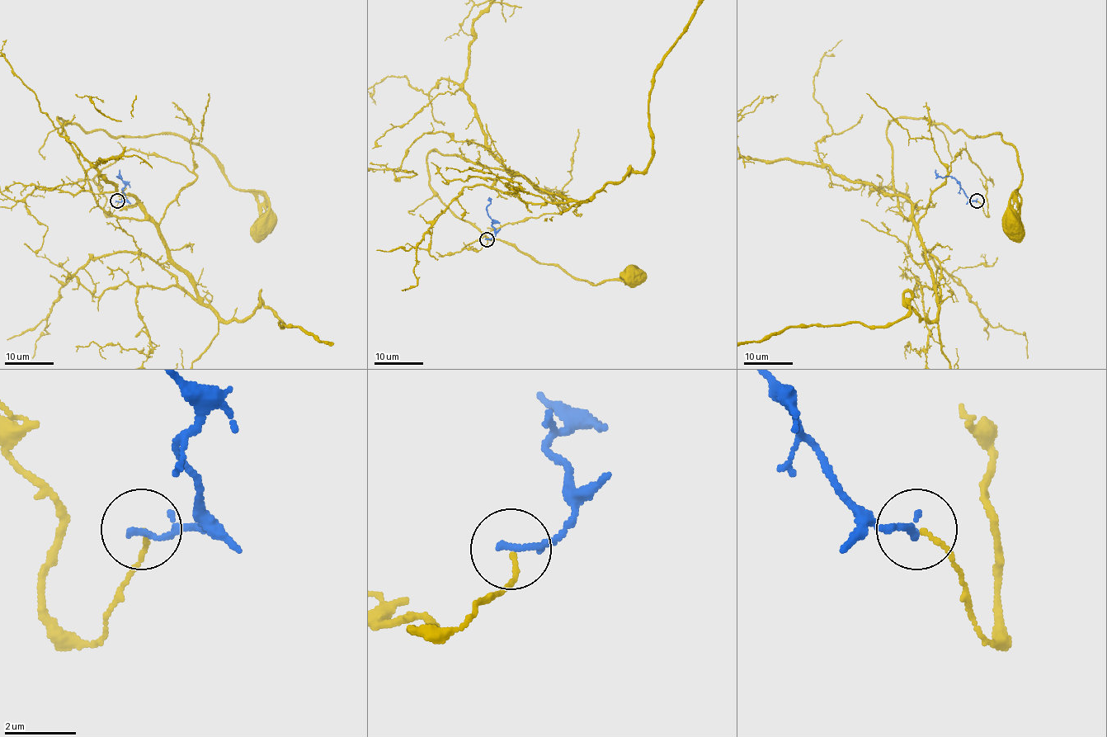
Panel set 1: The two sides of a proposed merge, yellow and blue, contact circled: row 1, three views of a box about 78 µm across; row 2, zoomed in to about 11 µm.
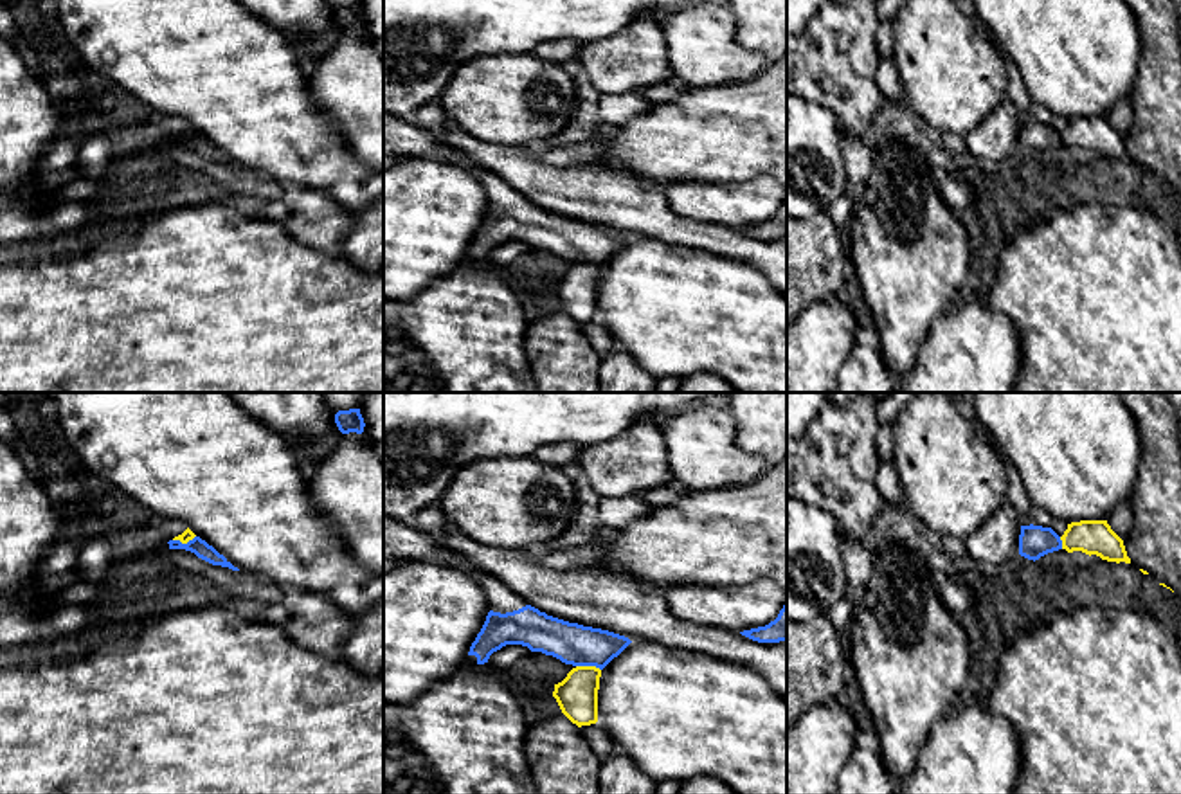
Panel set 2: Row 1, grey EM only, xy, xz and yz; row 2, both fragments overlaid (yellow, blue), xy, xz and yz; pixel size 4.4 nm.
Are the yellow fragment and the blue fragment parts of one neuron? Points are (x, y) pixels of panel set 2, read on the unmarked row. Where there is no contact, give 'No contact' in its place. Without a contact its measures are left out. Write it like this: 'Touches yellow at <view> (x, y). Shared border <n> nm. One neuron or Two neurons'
Touches yellow at xz (589, 263). Shared border 110 nm. Two neurons

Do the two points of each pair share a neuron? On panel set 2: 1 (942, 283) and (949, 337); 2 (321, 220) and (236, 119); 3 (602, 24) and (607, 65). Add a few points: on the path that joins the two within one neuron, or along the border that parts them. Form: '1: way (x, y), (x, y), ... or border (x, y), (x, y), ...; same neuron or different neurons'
1: border (965, 287), (933, 323), (922, 342); different neurons
2: border (283, 184), (310, 186), (323, 189), (330, 197); different neurons
3: border (636, 18), (613, 36), (582, 45); different neurons

